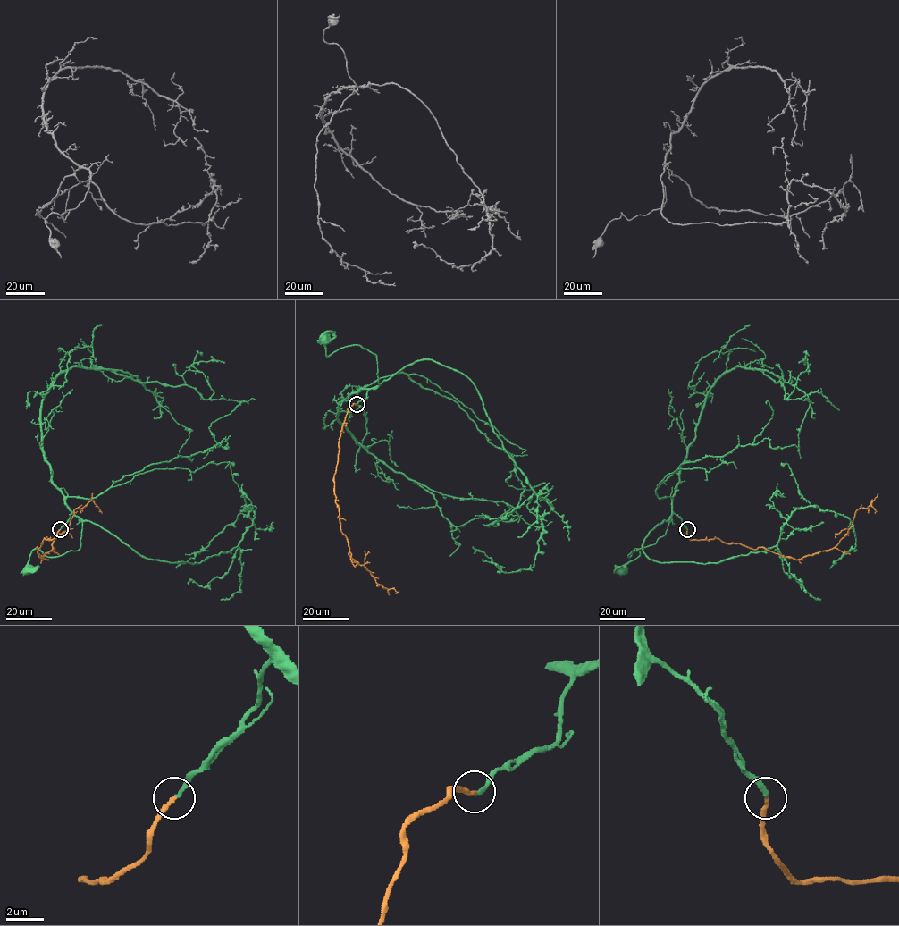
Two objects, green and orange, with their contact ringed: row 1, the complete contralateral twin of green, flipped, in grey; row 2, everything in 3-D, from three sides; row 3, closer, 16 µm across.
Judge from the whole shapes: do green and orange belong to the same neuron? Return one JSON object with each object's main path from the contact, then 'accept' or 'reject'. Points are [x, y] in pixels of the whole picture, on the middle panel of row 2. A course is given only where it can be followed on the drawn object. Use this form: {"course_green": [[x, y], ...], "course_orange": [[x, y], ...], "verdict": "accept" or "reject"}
{"course_green": [[357, 404], [365, 398], [368, 391], [379, 385], [376, 355], [352, 345], [327, 357], [324, 340]], "course_orange": [[357, 404], [348, 408], [344, 422], [334, 475], [340, 530], [350, 556], [377, 584], [395, 593]], "verdict": "accept"}

